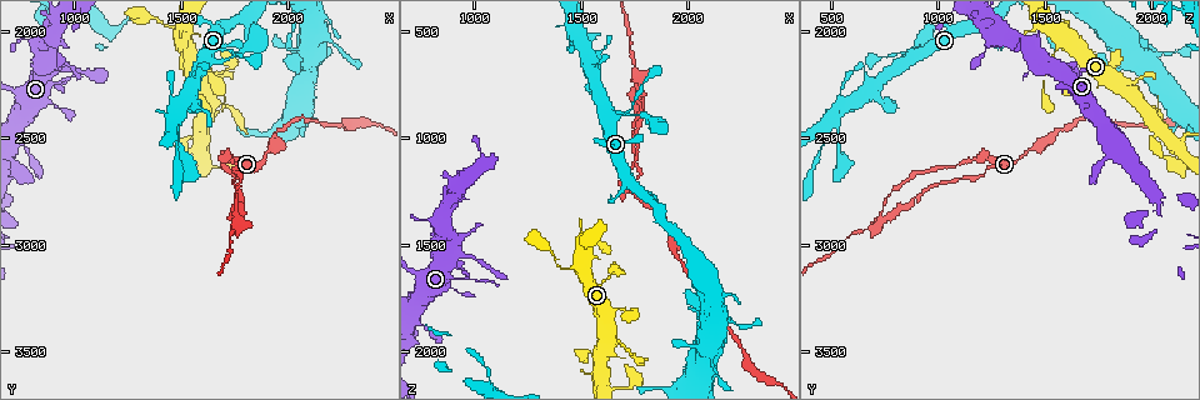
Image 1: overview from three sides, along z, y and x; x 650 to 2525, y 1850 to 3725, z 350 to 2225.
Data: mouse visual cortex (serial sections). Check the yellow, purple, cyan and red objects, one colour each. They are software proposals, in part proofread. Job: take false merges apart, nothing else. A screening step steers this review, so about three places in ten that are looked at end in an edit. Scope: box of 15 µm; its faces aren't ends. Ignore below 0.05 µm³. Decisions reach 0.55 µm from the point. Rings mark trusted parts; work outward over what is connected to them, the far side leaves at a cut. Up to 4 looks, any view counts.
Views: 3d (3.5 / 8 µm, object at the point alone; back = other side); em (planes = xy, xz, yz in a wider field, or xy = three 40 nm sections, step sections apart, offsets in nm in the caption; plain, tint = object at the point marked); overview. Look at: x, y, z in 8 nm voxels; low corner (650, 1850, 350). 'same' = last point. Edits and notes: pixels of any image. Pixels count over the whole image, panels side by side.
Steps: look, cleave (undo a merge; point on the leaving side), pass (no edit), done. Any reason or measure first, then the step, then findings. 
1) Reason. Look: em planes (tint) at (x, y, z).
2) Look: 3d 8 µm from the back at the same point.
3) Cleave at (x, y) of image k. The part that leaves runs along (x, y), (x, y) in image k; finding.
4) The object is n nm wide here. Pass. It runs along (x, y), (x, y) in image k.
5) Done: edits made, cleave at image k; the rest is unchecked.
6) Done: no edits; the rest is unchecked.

Arms run side by side. Look: 3d 8 µm at (1640, 2130, 880).

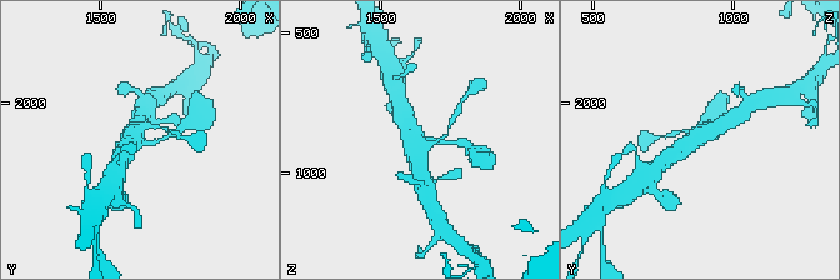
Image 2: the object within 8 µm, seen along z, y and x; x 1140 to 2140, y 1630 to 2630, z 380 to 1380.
Look: em xy step 5 (tint) at (1650, 2140, 880).

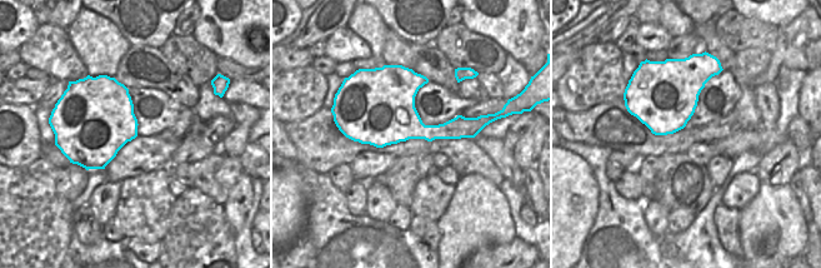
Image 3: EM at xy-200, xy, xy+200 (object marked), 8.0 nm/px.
Pass. It runs along (726, 119), (671, 156) in image 2; continuous, no second cell.

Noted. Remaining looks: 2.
Three-way junction. Look: 3d 3.5 µm at (1770, 2880, 740).

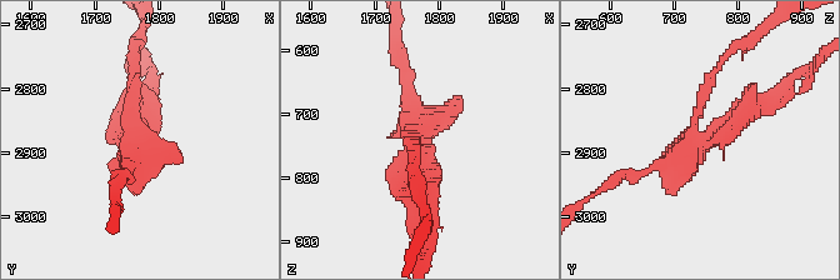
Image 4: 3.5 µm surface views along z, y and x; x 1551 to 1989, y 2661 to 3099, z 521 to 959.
Now the EM. Look: em xy step 1 (tint) at (1765, 2875, 735).

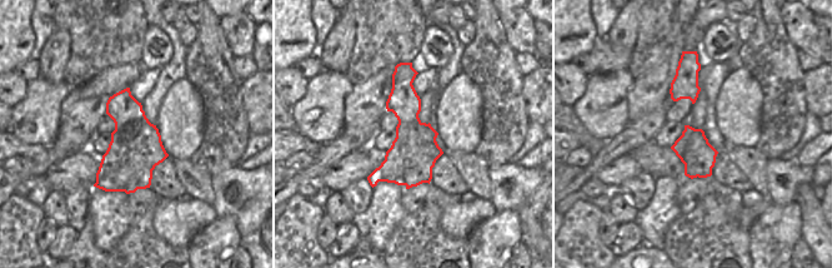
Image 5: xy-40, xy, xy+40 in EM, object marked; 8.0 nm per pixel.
Pass. It runs along (720, 63), (698, 108), (698, 139), (761, 100) in image 4; continuous, no second cell.

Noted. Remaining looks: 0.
Done: no edits; the rest is unchecked.

